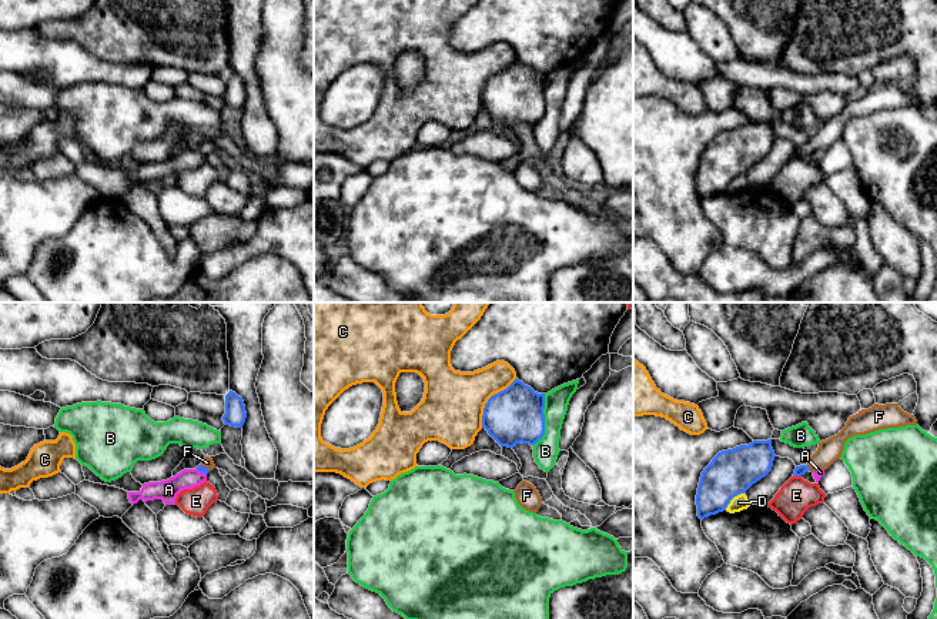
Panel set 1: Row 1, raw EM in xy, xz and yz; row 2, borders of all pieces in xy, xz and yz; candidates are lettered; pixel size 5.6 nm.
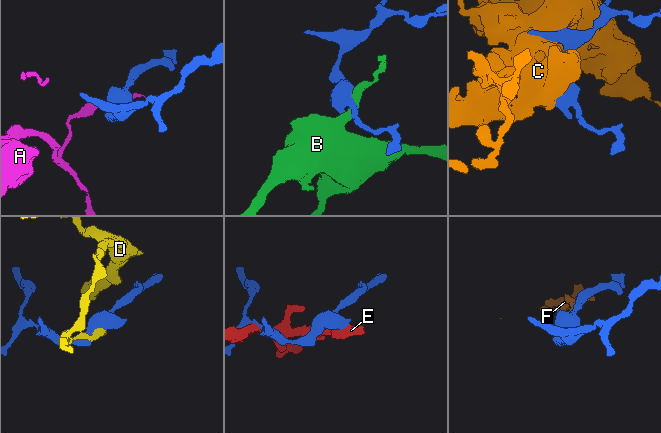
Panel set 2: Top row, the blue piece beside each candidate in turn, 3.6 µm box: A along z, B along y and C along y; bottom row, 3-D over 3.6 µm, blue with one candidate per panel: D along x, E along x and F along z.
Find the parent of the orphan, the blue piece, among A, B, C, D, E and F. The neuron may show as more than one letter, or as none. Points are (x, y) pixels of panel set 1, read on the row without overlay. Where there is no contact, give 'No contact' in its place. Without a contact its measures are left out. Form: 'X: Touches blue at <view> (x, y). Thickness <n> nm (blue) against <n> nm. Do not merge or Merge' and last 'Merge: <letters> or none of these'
A: Touches blue at xy (201, 153). Thickness 50 nm (blue) against 120 nm. Do not merge
B: Touches blue at xz (544, 100). Thickness 320 nm (blue) against 140 nm. Do not merge
C: Touches blue at xz (488, 80). Thickness 320 nm (blue) against 360 nm. Do not merge
D: Touches blue at yz (733, 177). Thickness 260 nm (blue) against 90 nm. Do not merge
E: Touches blue at yz (797, 156). Thickness 60 nm (blue) against 190 nm. Do not merge
F: Touches blue at yz (807, 149). Thickness 60 nm (blue) against 130 nm. Merge
Merge: F

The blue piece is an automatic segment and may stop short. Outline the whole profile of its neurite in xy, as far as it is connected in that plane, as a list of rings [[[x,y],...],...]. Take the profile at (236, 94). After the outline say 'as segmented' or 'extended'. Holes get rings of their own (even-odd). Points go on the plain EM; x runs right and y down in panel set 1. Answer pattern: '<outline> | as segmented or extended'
[[[230,71],[225,76],[225,94],[222,101],[225,106],[242,108],[247,98],[245,86],[241,77]]] | as segmented

